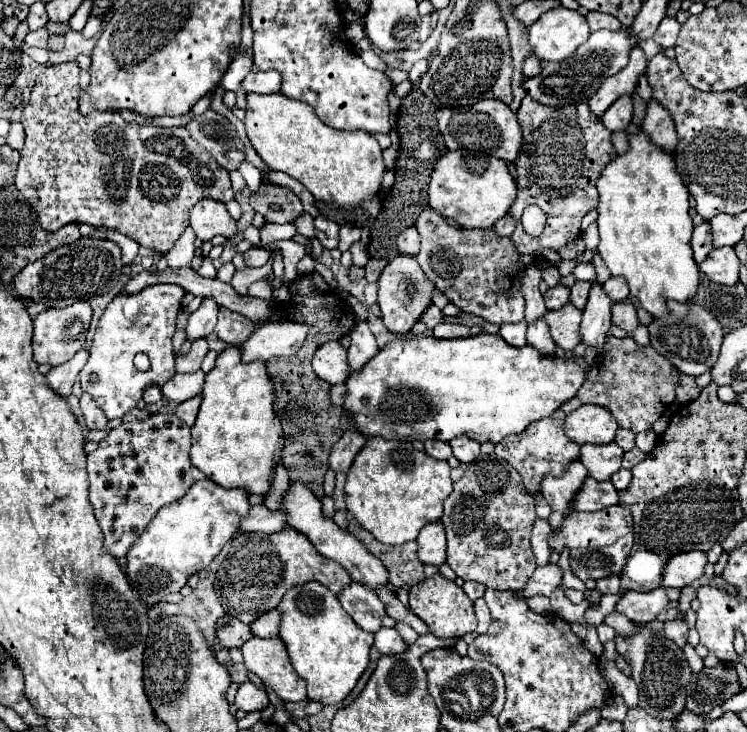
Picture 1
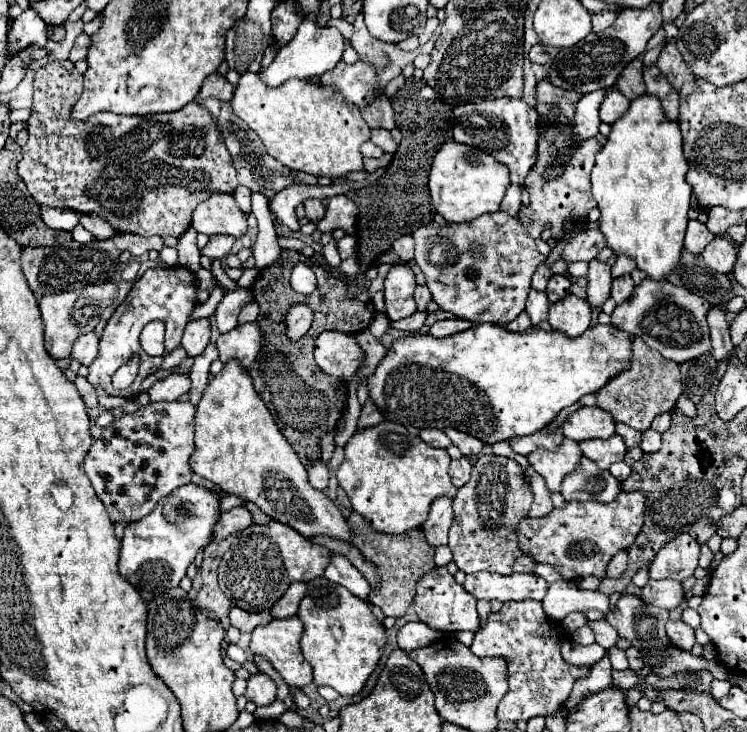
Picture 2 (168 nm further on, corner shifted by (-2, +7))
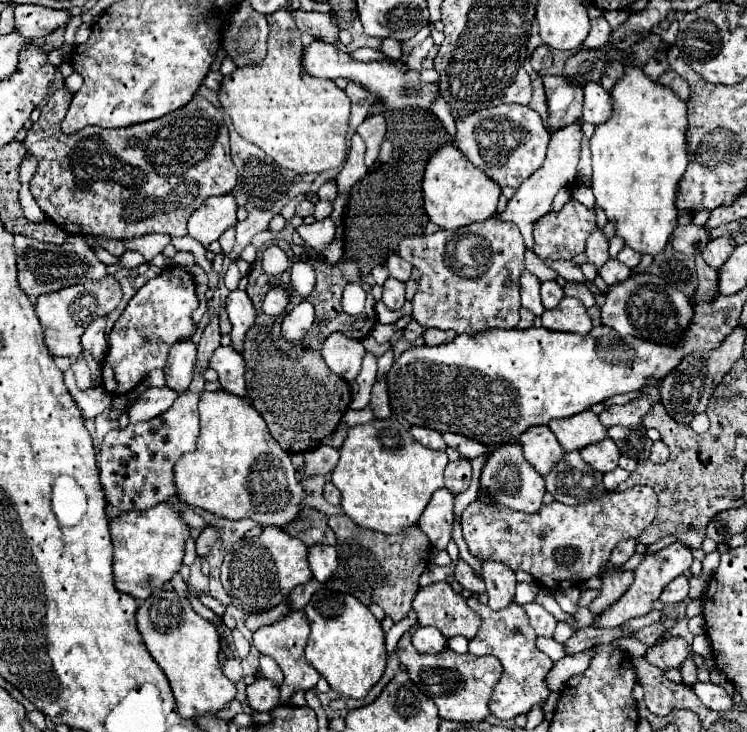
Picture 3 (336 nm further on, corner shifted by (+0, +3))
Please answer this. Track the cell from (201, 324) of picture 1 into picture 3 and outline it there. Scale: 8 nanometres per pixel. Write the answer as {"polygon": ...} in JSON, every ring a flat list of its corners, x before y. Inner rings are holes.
{"polygon":[[191,340,177,342,169,350,167,364,163,368,167,388,175,392,185,392,193,380,193,370,195,370,195,360,197,360,197,346]]}

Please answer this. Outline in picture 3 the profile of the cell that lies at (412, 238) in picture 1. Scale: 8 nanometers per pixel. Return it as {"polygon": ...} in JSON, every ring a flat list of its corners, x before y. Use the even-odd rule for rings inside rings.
{"polygon":[[397,254,389,256,387,268,389,268,389,274,391,274,393,278,401,280,401,282,407,282,409,276,411,276,411,264,405,262,405,260,403,260,401,256,397,256]]}

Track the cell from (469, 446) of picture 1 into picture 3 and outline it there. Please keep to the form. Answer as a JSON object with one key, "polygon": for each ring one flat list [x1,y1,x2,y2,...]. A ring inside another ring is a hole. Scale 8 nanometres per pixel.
{"polygon":[[445,432,445,434,443,434,443,440,445,440,447,446,457,448,457,450,461,452,461,456,467,458,467,460,473,460,473,458,477,458,477,456,481,456,481,454,487,452,487,446,485,446,485,444,481,444,481,442,473,440,473,438,465,438,465,436,461,436,461,434]]}

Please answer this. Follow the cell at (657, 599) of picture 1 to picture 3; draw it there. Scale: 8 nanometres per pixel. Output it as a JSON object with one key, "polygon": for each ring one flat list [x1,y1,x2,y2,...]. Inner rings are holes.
{"polygon":[[677,576,677,580,669,582,661,594,661,602,663,604,675,604,675,602,683,602,687,598,689,592,689,580,685,576]]}

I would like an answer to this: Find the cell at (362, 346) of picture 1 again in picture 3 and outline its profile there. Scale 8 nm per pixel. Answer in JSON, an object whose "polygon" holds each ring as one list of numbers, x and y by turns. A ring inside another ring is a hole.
{"polygon":[[317,446,313,450,307,450,305,454,305,466,303,470,303,478,311,478,311,476,327,476,335,470,337,466,337,460,339,460,339,452,331,446]]}

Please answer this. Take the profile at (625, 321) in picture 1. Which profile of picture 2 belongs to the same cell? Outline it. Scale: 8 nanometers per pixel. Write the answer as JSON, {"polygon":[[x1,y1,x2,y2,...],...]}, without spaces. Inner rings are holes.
{"polygon":[[623,276,623,278,619,278,619,280,613,280,611,298,613,298,617,304,623,304,623,302,627,302,627,300,631,298,633,288,635,288,635,284,633,284,631,276]]}

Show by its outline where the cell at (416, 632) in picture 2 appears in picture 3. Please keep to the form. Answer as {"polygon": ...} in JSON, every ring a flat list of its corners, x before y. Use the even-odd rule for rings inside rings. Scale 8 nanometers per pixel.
{"polygon":[[419,628,413,636,413,646,419,652,439,654,447,648,447,638,441,636,441,632,437,632,437,628]]}

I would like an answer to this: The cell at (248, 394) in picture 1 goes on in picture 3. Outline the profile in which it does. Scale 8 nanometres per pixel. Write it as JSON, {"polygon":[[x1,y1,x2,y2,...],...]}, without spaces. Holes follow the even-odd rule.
{"polygon":[[219,390,201,394,199,416,201,434,197,448,181,456,173,472,179,502,227,520,253,518,263,526,283,528,295,520,303,496,299,476,289,454,273,440,257,410,245,400]]}

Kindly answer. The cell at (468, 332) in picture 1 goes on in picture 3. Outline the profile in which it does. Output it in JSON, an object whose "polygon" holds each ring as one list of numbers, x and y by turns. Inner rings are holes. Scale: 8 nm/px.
{"polygon":[[427,328,423,332,423,340,427,346,439,346,439,344,447,344,447,342,453,342,455,336,453,332,441,332,437,328]]}

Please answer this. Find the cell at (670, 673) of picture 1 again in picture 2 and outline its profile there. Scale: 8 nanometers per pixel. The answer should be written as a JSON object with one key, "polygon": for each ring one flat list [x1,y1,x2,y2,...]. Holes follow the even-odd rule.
{"polygon":[[623,594,619,598,619,602,615,604,613,610,609,610,605,614,605,620,617,628,619,638,629,640,631,646,635,646,641,654,643,654,643,662,645,666,651,668,651,674,659,676,659,678,669,678,677,672,687,672,687,670,709,670,715,679,727,680,728,670,717,660,705,660,701,656,693,656,691,652,683,652,681,648,675,648,671,644,671,640,667,640,667,632,665,632,665,624,669,620,669,612,651,604,643,604,639,600,639,596,633,594]]}

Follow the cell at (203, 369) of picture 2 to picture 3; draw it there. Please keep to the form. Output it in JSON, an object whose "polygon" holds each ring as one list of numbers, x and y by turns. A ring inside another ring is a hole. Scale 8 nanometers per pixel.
{"polygon":[[215,316,209,320,207,328,203,330,203,336,199,342,199,354,197,354,197,368,201,368,201,370,209,368,209,358,211,358,213,350,219,346,219,338,221,338,219,316]]}

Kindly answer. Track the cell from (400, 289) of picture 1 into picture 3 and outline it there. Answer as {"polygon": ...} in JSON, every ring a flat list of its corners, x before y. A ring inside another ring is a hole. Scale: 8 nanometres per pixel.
{"polygon":[[387,278,383,284,383,298,387,308,391,310,401,310,401,306,405,304,405,284,395,280,395,278]]}

